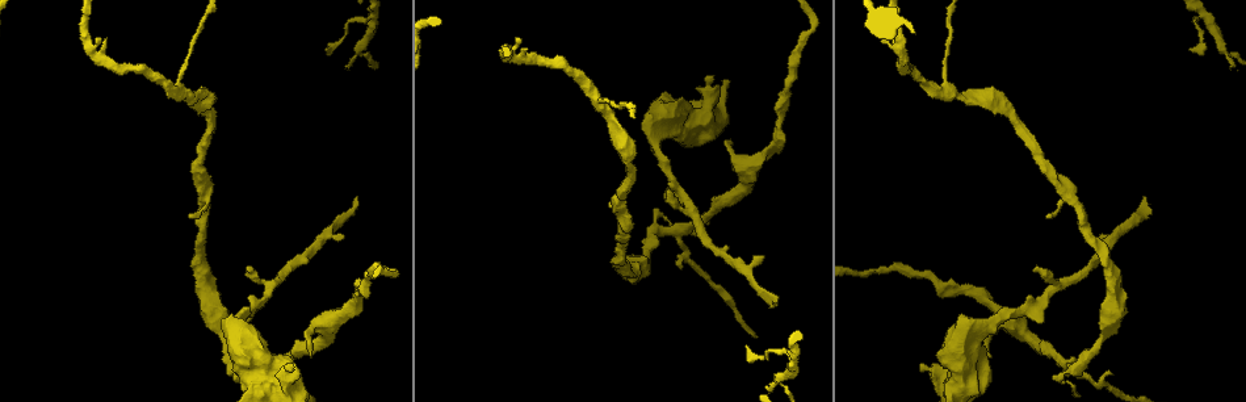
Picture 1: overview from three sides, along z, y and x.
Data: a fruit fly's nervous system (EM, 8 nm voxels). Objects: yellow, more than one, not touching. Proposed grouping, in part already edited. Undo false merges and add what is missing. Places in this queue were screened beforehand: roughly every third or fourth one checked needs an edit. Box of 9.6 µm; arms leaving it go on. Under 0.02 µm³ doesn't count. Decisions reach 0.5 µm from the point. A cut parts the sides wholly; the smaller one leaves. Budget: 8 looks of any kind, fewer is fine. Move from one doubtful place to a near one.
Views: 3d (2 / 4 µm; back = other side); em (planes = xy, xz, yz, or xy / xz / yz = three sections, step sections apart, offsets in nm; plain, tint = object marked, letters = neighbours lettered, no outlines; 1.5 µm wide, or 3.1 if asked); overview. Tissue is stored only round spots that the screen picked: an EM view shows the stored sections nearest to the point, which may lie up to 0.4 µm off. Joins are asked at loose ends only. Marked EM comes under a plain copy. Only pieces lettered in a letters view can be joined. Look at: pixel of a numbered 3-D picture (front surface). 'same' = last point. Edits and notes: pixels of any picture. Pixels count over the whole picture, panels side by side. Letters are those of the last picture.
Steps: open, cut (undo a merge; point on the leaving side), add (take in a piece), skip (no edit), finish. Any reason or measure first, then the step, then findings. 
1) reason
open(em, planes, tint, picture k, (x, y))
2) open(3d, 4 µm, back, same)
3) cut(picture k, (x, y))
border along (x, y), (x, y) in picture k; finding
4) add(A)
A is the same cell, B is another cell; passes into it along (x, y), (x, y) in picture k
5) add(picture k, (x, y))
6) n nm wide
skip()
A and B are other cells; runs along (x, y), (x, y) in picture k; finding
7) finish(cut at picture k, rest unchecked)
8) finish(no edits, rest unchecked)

branch stops here
open(em, yz, step 8, letters, picture 1, (1189, 49))

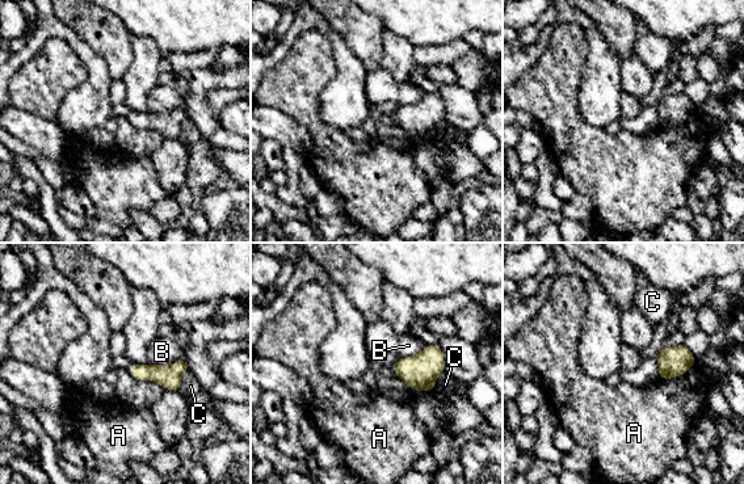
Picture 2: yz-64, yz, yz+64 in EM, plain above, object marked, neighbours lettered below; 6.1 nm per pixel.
A touches over 260 nm
skip()
A, B and C are other cells; none of them fits

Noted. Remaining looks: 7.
branch stops here
open(3d, 2 µm, picture 1, (776, 298))

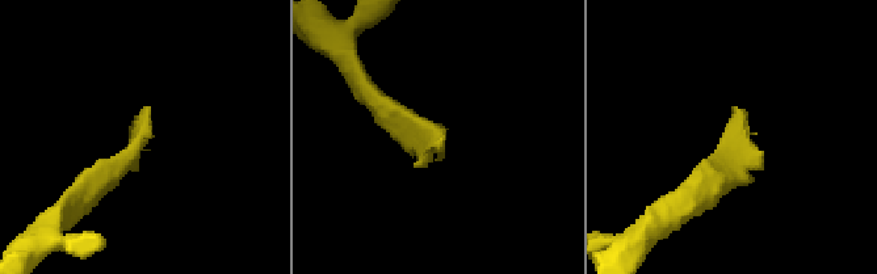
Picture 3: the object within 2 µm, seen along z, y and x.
open(em, planes, letters, picture 3, (150, 106))

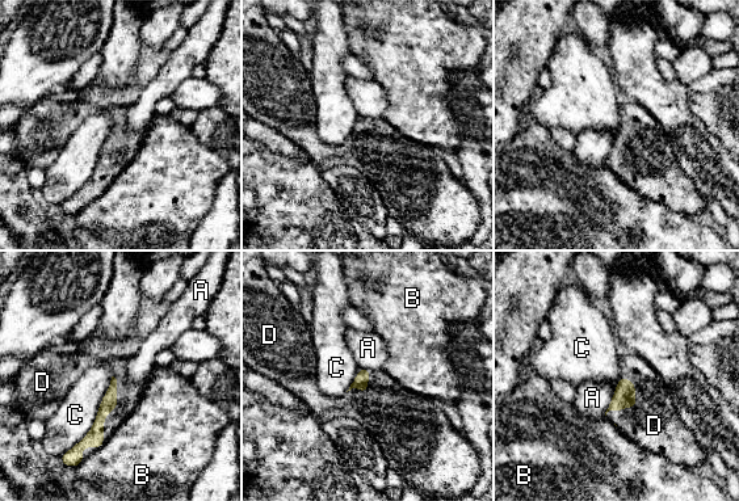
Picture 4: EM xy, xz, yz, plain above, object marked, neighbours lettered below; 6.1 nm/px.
add(D)
D is the same cell, A, B and C are other cells; passes into it along (95, 437), (113, 408), (127, 394) in picture 4; the neuron continues

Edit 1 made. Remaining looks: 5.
branch stops here
open(em, planes, letters, picture 1, (1032, 269))

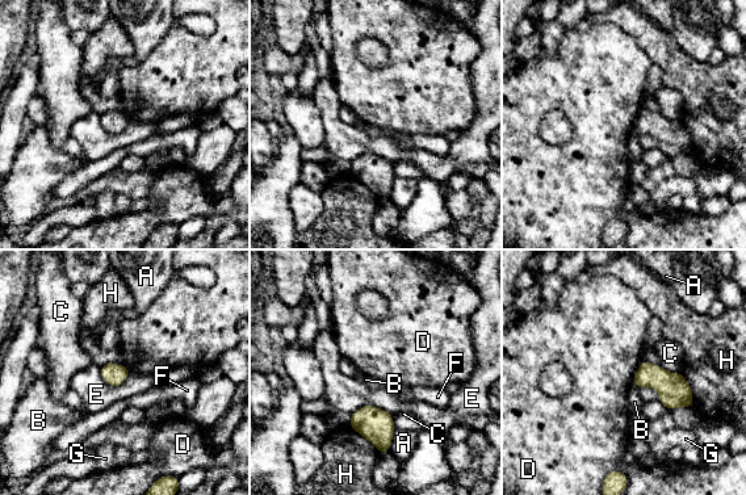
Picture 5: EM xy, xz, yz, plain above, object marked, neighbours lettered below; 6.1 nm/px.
skip()
A, B, C, D, E, F, G and H are other cells; border along (642, 359), (631, 384) in picture 5; no lettered piece goes on from it

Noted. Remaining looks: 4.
finish(add at picture 4, rest unchecked)

